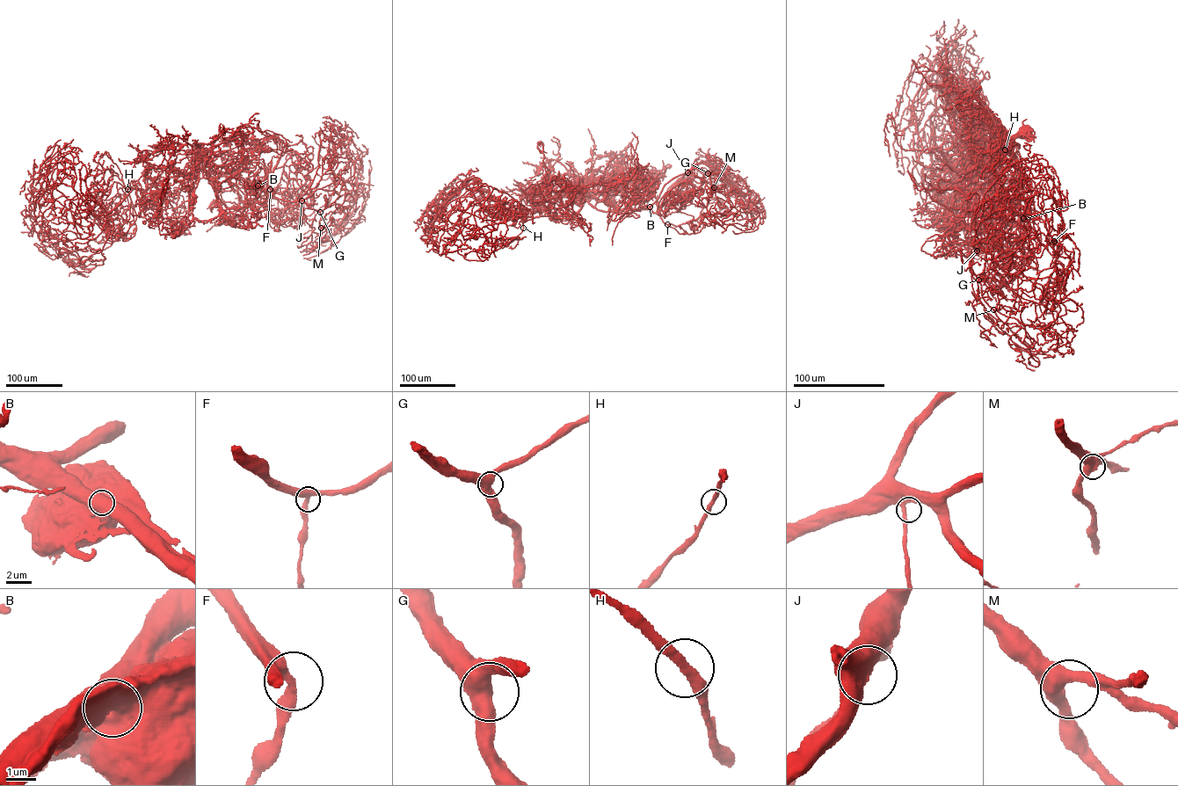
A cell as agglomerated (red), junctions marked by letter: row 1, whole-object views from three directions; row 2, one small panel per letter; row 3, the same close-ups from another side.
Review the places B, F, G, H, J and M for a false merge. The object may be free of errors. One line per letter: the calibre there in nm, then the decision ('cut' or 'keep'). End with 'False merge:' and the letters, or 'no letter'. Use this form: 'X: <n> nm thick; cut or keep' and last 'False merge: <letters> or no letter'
B: 1200 nm thick; cut
F: 400 nm thick; keep
G: 500 nm thick; keep
H: 320 nm thick; keep
J: 400 nm thick; keep
M: 440 nm thick; keep
False merge: B

